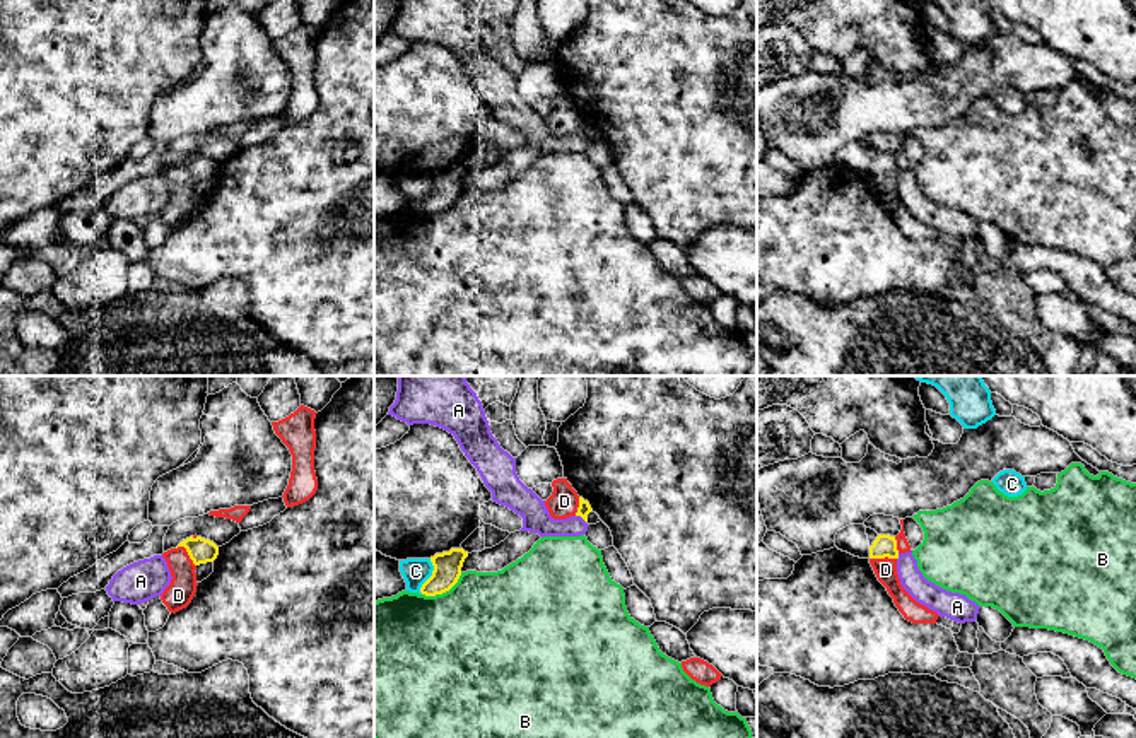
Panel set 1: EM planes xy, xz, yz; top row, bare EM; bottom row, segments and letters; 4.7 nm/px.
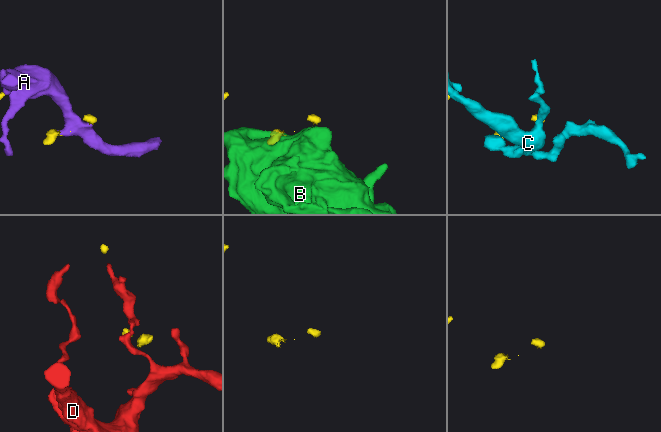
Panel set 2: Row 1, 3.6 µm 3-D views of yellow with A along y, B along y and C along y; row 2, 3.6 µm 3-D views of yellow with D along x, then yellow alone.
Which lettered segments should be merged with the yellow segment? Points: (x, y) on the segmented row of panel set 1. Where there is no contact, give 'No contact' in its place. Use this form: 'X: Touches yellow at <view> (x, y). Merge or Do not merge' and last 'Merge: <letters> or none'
A: Touches yellow at xz (581, 516). Merge
B: Touches yellow at xz (443, 591). Do not merge
C: Touches yellow at xz (431, 576). Do not merge
D: Touches yellow at xy (188, 554). Do not merge
Merge: A

